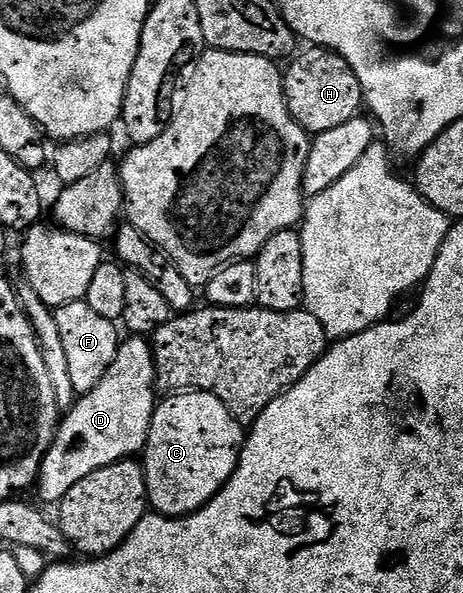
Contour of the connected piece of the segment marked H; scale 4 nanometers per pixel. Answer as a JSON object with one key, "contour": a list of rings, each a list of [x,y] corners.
{"contour":[[[308,47],[305,50],[305,53],[297,52],[287,62],[288,69],[286,65],[283,70],[284,98],[290,115],[294,115],[296,122],[308,134],[315,135],[330,131],[331,128],[357,116],[362,109],[364,92],[358,83],[358,75],[350,71],[350,63],[346,63],[346,59],[342,59],[330,49]]]}

